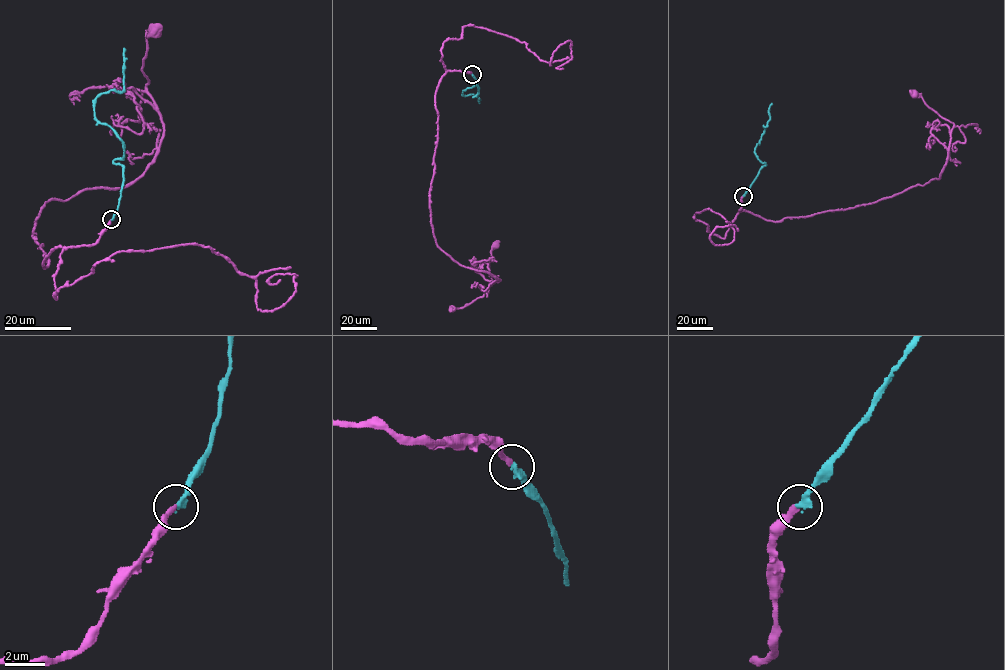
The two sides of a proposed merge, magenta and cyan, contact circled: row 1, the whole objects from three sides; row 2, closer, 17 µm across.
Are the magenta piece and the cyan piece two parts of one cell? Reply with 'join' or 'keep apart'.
join

